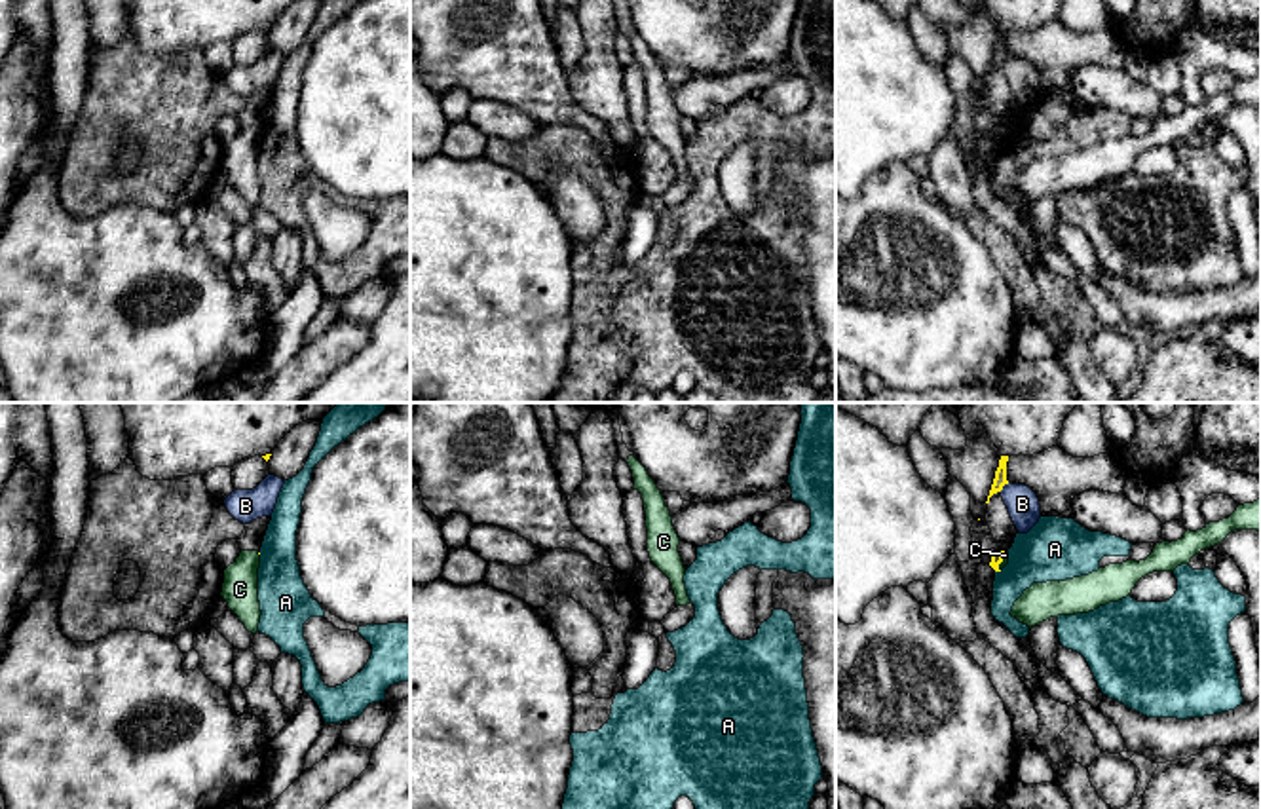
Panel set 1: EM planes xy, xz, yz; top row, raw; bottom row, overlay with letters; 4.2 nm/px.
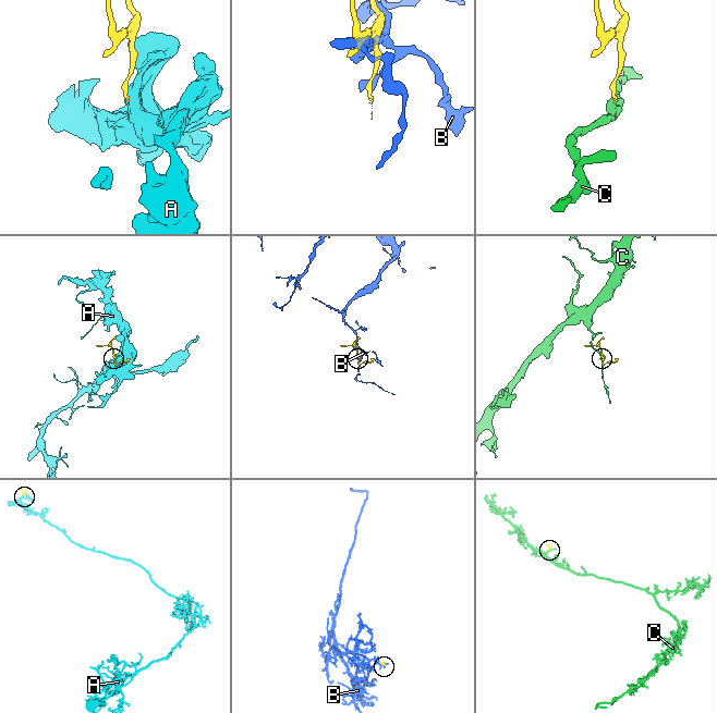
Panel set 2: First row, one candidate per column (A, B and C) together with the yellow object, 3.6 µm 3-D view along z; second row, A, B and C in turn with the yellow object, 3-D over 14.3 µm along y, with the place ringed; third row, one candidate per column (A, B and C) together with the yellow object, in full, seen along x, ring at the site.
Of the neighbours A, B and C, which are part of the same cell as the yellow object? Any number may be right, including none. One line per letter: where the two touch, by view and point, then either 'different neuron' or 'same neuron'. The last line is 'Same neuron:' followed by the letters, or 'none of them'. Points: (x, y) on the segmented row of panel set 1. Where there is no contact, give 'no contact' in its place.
A: contact yz (997, 570); different neuron
B: contact yz (1003, 485); different neuron
C: contact yz (1001, 561); same neuron
Same neuron: C

